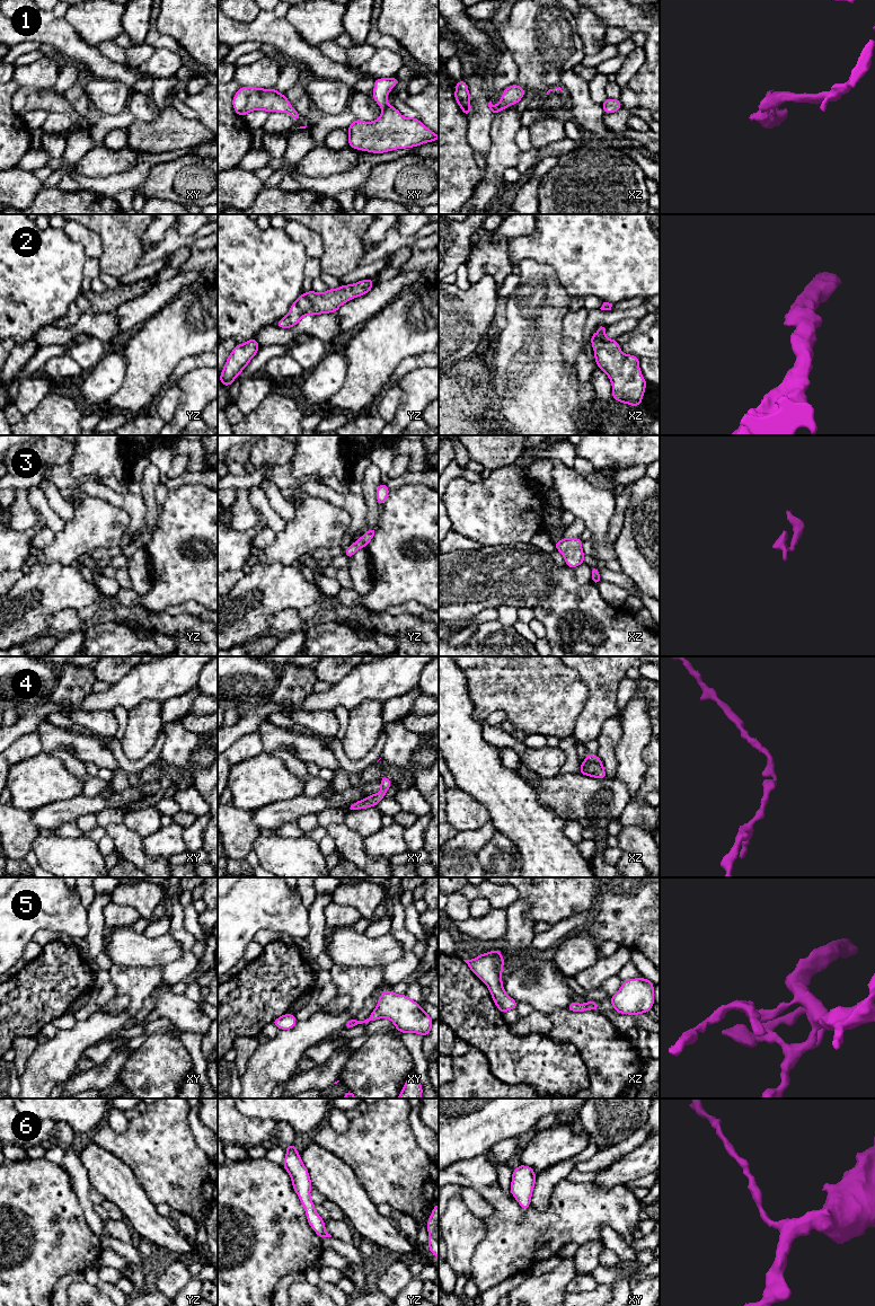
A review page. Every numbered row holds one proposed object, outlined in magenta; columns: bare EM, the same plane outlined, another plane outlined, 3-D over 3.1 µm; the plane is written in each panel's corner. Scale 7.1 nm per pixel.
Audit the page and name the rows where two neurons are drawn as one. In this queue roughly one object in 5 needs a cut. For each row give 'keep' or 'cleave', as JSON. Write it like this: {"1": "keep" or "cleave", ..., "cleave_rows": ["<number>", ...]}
{"1": "keep", "2": "keep", "3": "keep", "4": "keep", "5": "keep", "6": "keep", "cleave_rows": []}

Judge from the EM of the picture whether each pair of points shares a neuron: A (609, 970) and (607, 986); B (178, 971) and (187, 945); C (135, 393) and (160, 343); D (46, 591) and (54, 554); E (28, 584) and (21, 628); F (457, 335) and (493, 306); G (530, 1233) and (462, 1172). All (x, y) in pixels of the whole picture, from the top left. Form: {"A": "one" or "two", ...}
{"A": "two", "B": "one", "C": "one", "D": "two", "E": "one", "F": "one", "G": "one"}

